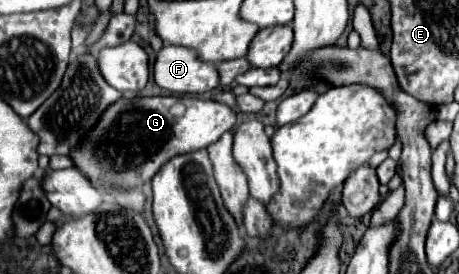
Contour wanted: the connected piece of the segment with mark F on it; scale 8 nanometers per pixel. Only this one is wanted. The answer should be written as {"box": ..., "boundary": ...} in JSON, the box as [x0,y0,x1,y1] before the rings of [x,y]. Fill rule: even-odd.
{"box":[154,45,220,95],"boundary":[[[164,45],[156,57],[154,81],[176,95],[202,95],[220,87],[220,73],[216,65],[200,61],[198,51]]]}

